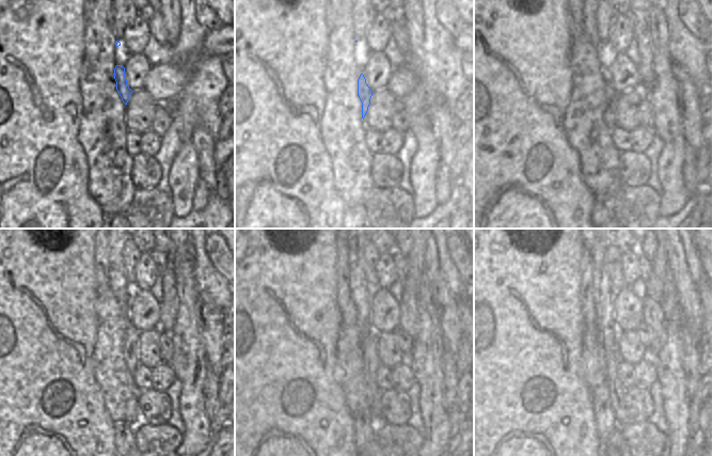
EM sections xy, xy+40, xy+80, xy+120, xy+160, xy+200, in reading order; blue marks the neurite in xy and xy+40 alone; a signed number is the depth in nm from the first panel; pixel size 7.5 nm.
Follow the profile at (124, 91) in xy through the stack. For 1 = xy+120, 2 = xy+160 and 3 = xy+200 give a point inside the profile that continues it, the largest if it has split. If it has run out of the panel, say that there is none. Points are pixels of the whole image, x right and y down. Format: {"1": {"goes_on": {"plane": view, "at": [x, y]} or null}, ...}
{"1": {"goes_on": {"plane": "xy+120", "at": [130, 343]}}, "2": {"goes_on": {"plane": "xy+160", "at": [369, 357]}}, "3": {"goes_on": {"plane": "xy+200", "at": [612, 358]}}}

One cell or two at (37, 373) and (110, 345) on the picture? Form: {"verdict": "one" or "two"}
{"verdict": "two"}

